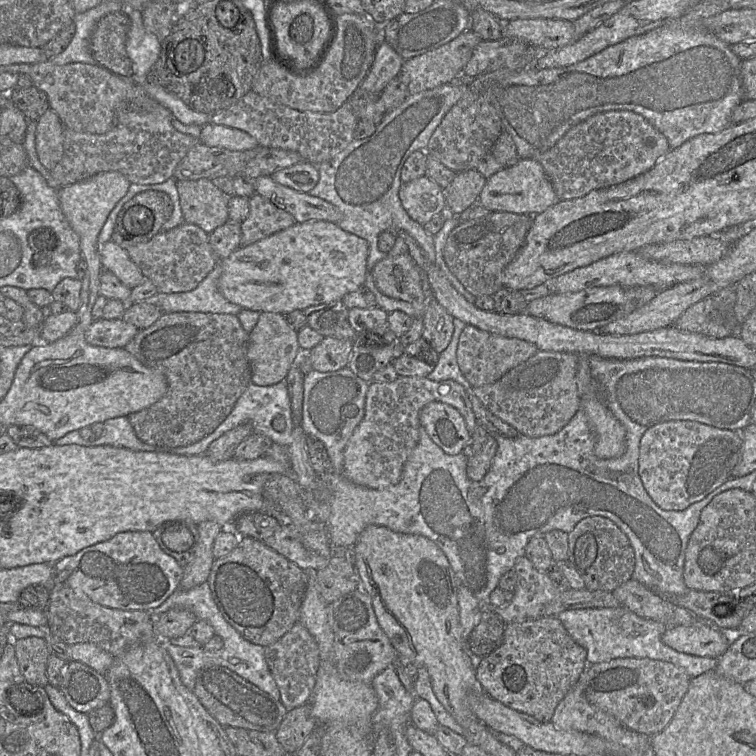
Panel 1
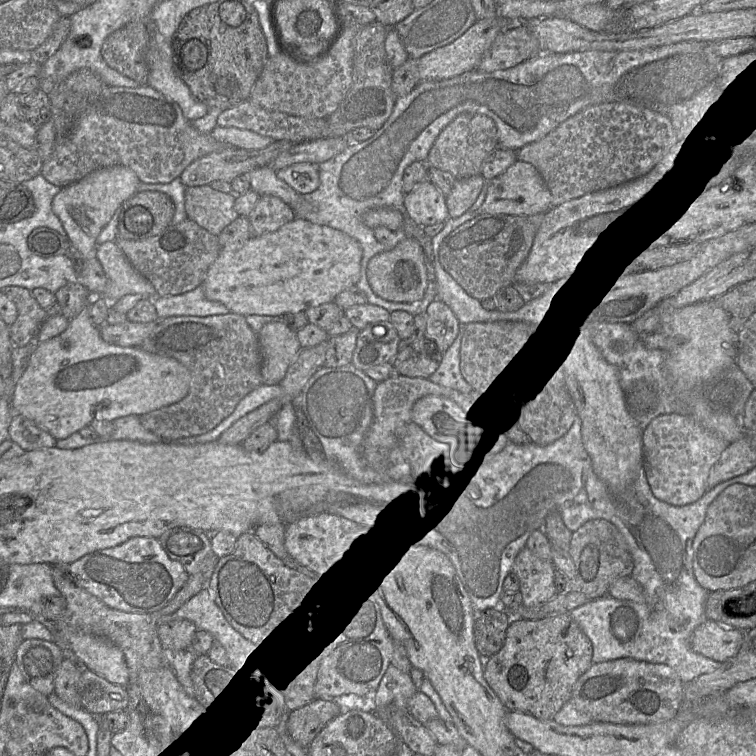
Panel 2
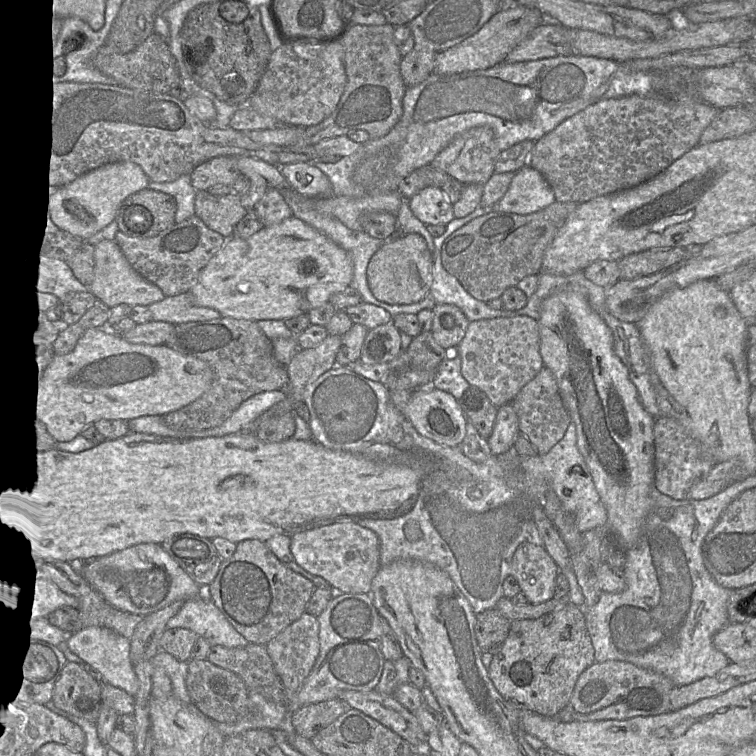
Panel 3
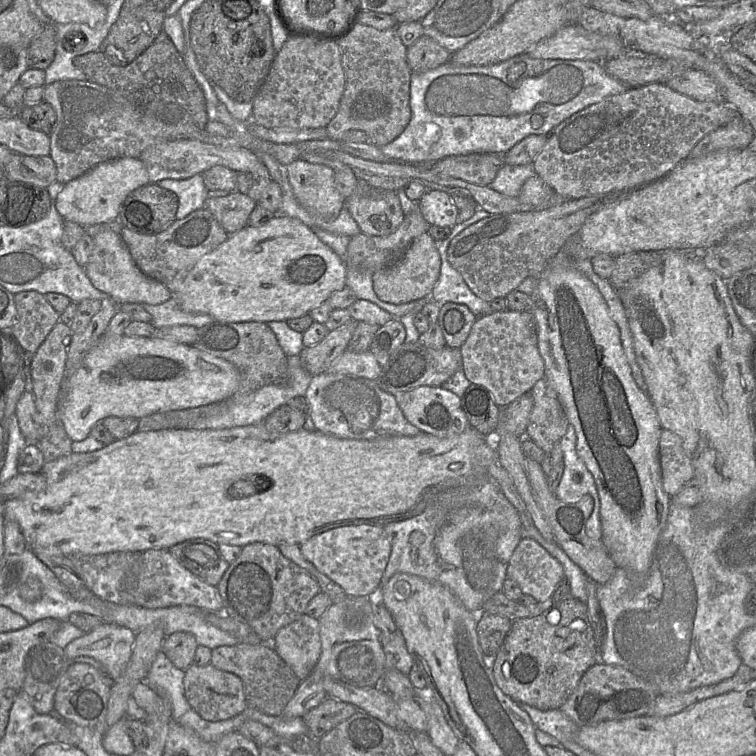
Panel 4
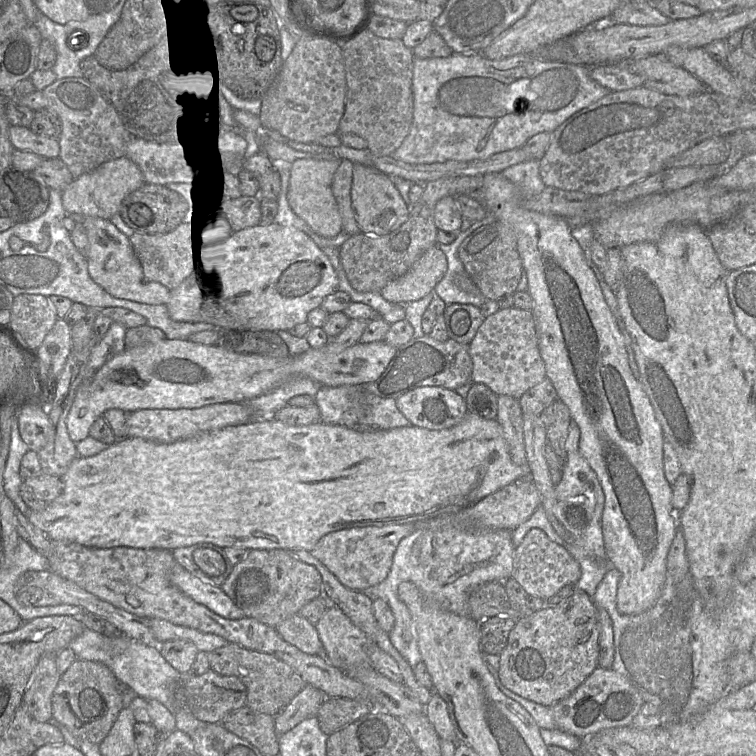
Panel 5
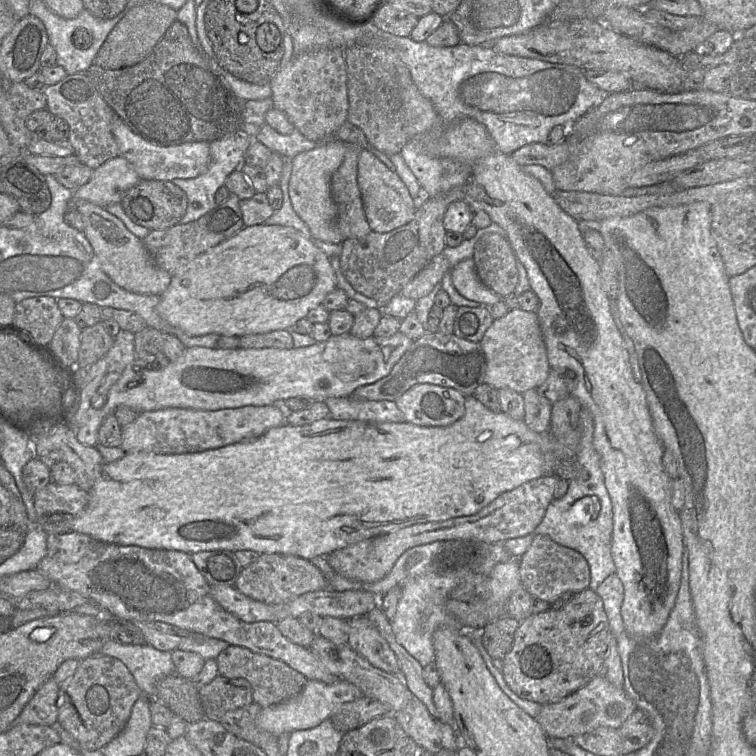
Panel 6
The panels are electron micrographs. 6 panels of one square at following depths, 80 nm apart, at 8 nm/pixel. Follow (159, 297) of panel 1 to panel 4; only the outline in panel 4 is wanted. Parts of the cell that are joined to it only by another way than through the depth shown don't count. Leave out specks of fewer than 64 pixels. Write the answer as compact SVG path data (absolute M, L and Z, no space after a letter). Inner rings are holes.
M173 294L166 302L161 304L150 305L141 303L140 305L151 315L150 323L154 328L175 325L187 325L200 328L214 321L214 319L207 314L192 314L182 311Z

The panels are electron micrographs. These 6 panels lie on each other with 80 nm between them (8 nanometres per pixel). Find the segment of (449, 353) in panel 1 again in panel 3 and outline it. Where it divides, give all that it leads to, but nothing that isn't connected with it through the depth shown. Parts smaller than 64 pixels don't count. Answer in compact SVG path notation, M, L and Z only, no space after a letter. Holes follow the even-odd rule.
M457 354L454 358L443 359L438 365L431 387L447 392L458 401L470 384L461 374L461 358Z

